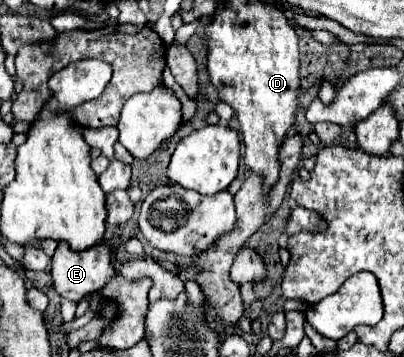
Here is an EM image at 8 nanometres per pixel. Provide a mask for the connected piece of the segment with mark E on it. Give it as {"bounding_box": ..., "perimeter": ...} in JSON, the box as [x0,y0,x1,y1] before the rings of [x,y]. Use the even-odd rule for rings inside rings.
{"bounding_box":[50,244,116,302],"perimeter":[[[58,244],[56,254],[52,256],[52,270],[50,270],[54,290],[62,298],[68,298],[72,302],[80,302],[88,294],[102,290],[116,276],[116,270],[114,270],[114,266],[110,262],[110,254],[112,252],[110,252],[110,248],[106,244],[98,244],[98,246],[88,248],[84,252],[72,252],[68,248],[68,244]]]}

